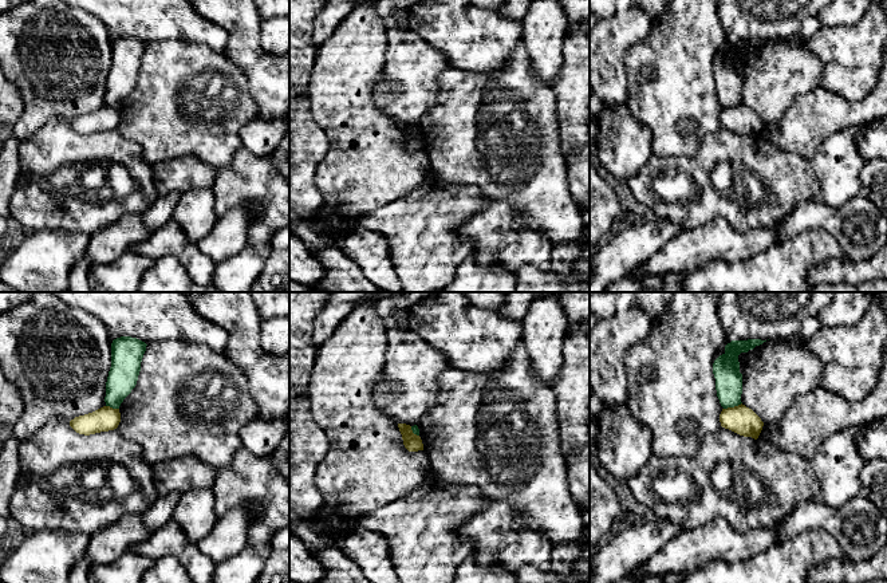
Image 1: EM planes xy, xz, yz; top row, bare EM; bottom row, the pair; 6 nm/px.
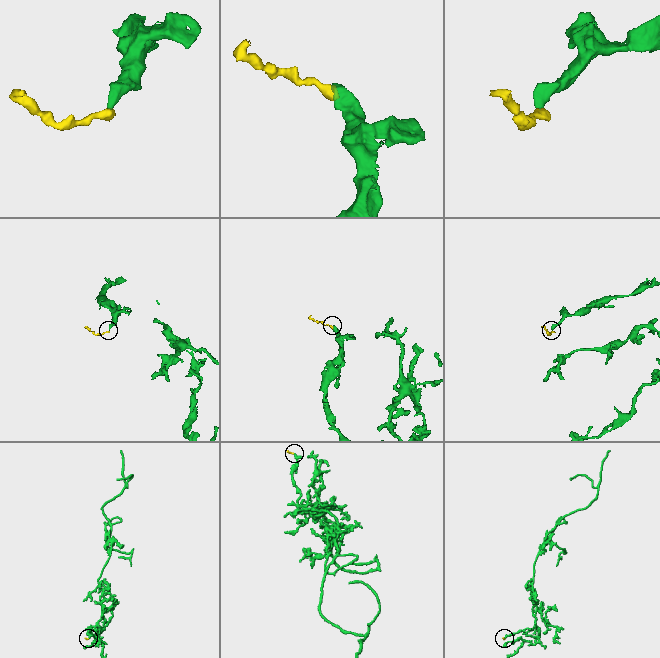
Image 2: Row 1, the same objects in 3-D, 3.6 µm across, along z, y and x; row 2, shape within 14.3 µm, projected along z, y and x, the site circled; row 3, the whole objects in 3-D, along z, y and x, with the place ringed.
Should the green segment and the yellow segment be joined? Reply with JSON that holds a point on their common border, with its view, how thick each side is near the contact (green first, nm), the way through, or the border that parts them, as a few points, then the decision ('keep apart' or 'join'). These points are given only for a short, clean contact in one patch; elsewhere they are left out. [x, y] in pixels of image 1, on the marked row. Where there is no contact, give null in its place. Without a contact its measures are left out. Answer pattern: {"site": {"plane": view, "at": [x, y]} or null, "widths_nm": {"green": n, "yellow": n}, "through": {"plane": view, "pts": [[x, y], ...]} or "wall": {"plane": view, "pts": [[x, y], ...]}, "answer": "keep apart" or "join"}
{"site": {"plane": "yz", "at": [732, 406]}, "widths_nm": {"green": 160, "yellow": 170}, "wall": {"plane": "yz", "pts": [[741, 402], [724, 409]]}, "answer": "keep apart"}

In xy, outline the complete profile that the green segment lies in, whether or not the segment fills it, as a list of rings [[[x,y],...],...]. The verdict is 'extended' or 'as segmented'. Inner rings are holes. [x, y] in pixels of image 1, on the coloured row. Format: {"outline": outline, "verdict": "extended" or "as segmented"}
{"outline": [[[121,336],[111,343],[111,367],[106,382],[106,406],[119,409],[135,387],[146,343],[131,336]]], "verdict": "as segmented"}

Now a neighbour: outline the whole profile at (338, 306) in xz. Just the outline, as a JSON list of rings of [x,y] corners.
[[[331,292],[328,295],[314,322],[312,346],[315,352],[364,296],[366,292]]]

